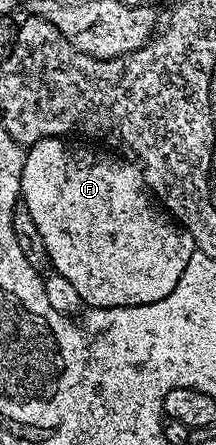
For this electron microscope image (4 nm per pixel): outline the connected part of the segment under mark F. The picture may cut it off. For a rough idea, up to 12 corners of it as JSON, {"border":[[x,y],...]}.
{"border":[[26,147],[22,205],[91,308],[177,288],[193,236],[134,162]]}

